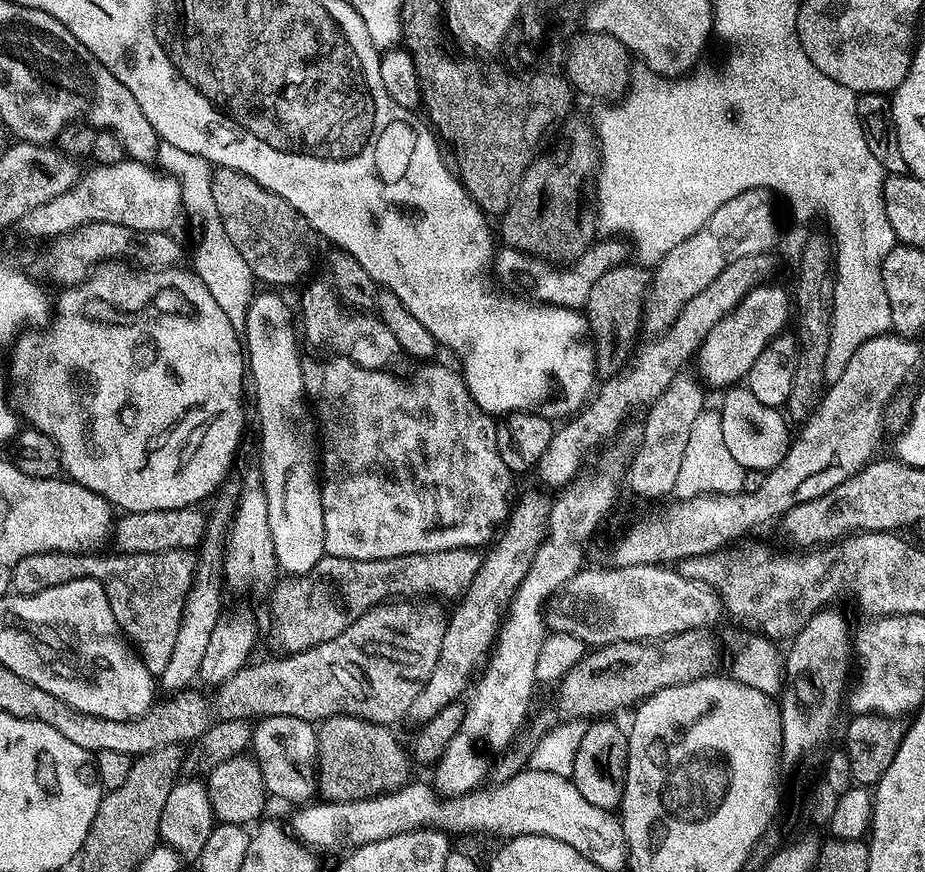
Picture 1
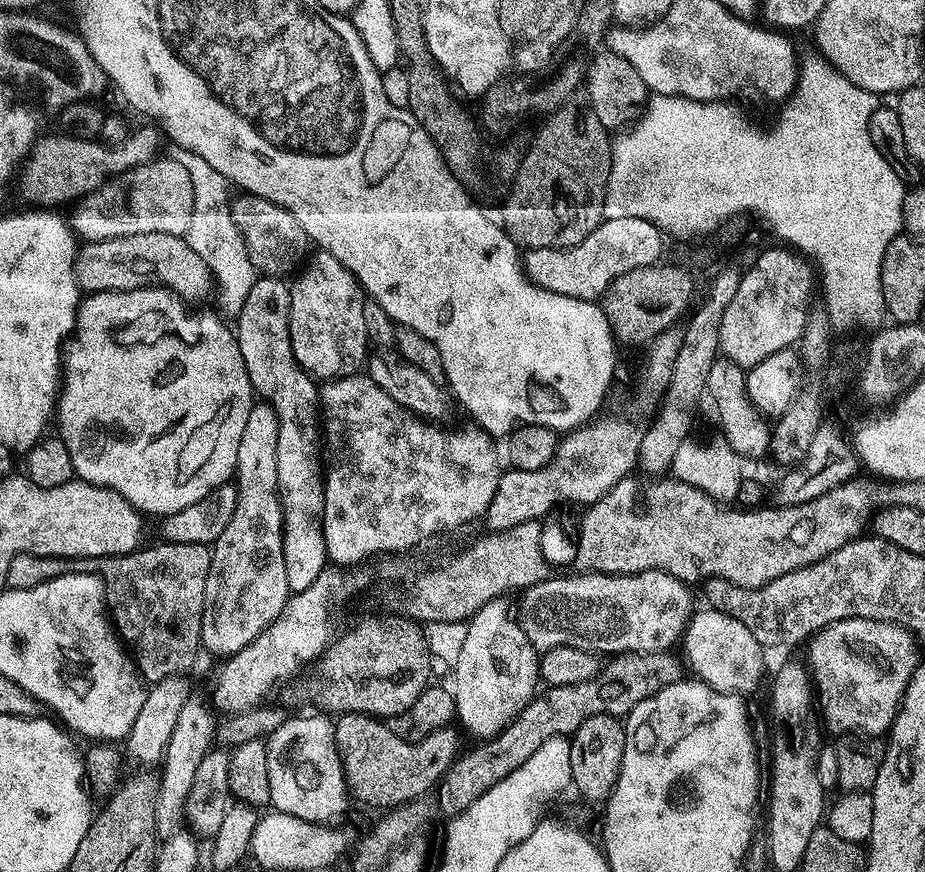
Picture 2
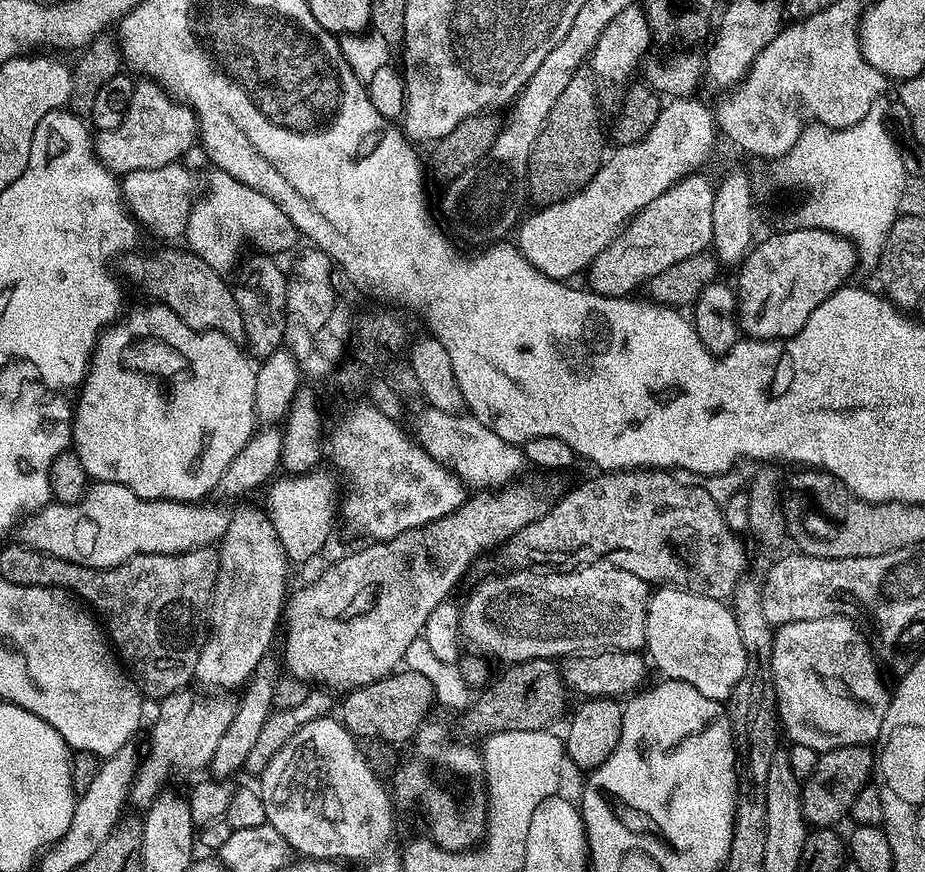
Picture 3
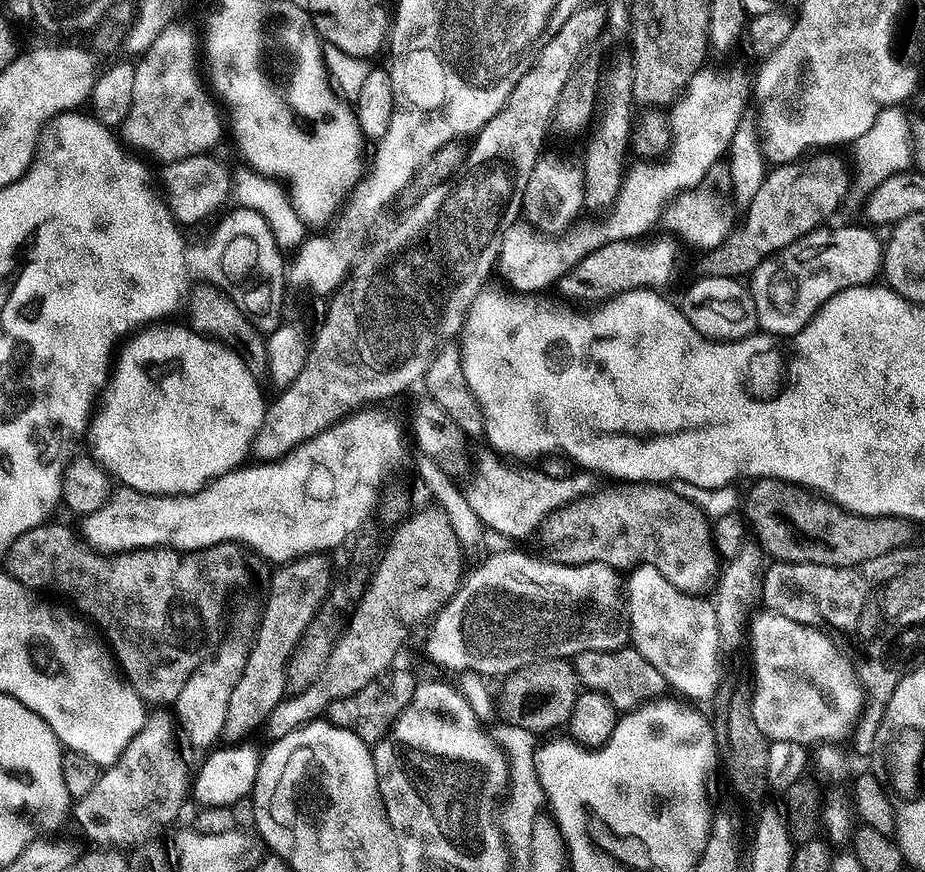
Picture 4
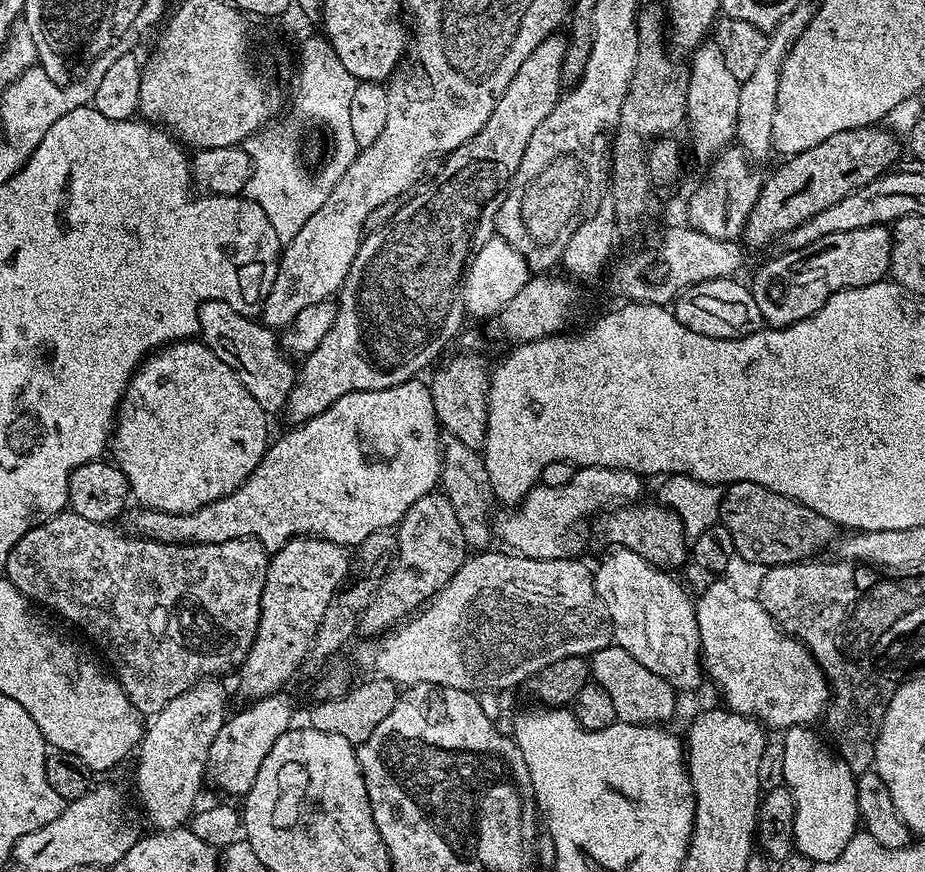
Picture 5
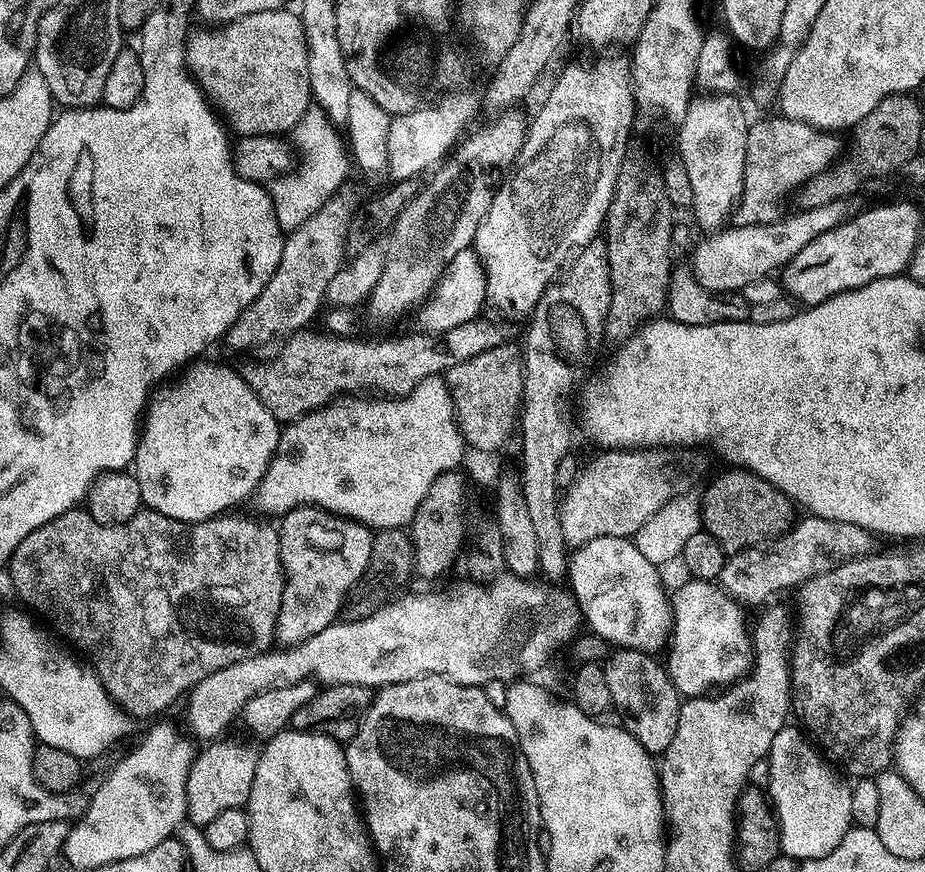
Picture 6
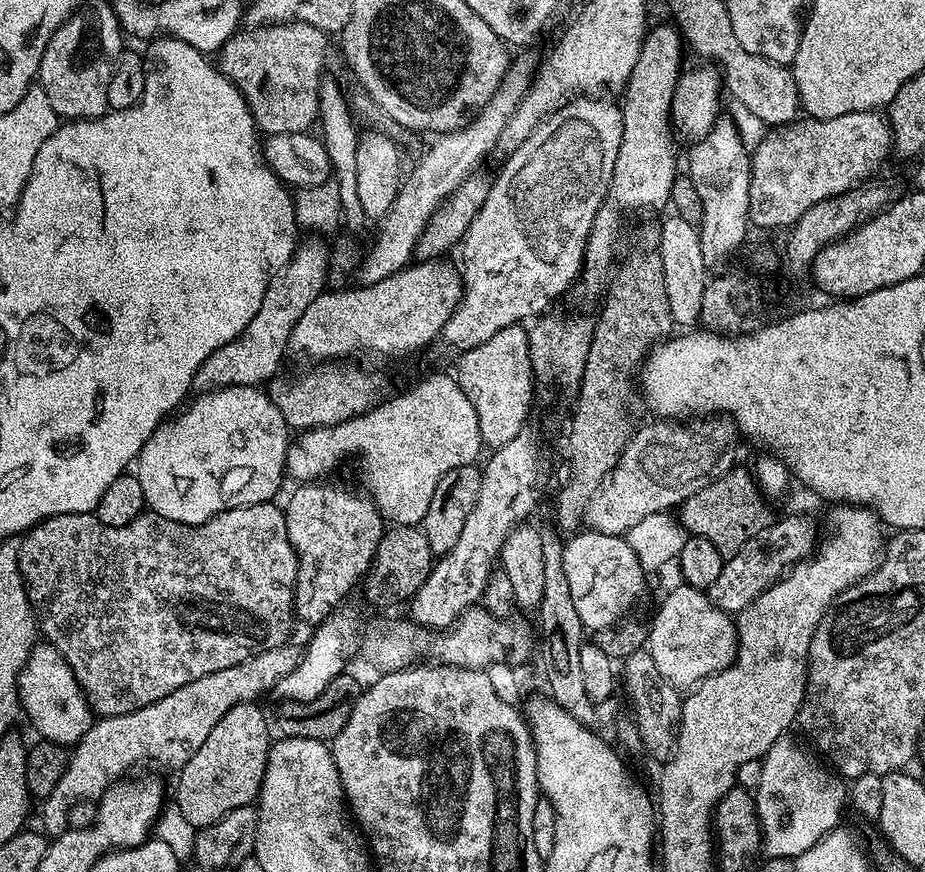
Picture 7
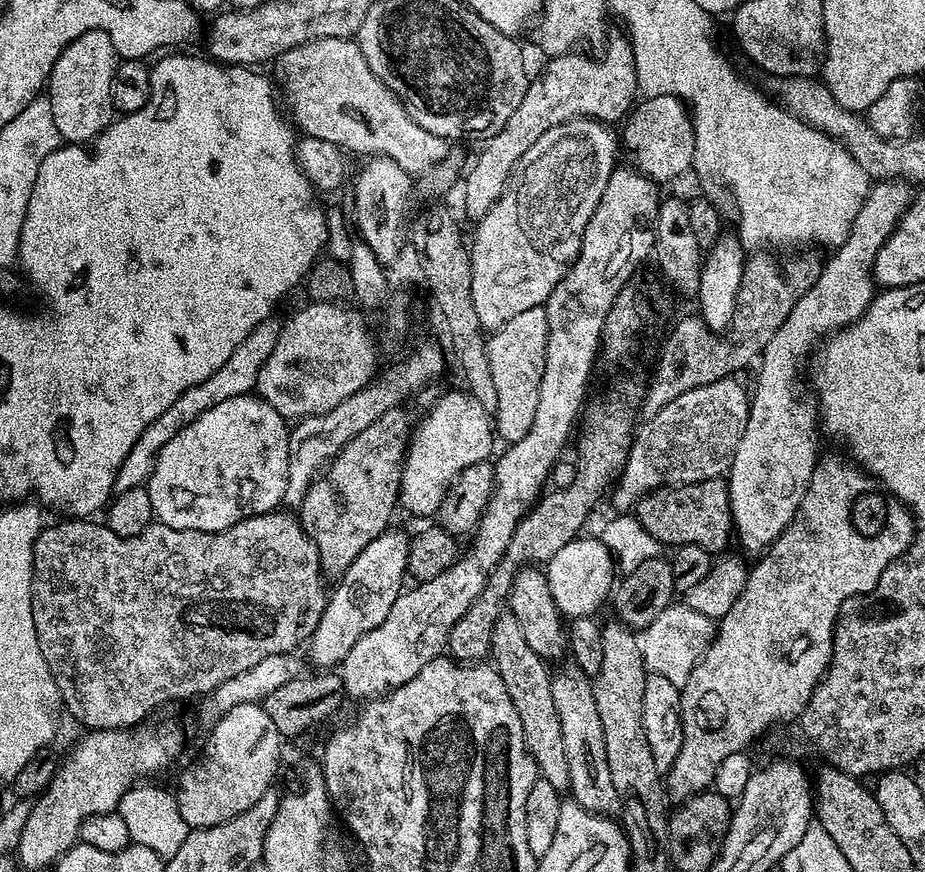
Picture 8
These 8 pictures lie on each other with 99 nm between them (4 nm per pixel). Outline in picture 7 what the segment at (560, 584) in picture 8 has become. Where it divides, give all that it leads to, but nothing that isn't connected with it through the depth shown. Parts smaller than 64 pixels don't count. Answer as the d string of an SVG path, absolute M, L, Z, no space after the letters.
M591 530L575 533L564 545L562 570L566 570L566 582L570 582L574 610L578 610L578 618L588 630L615 624L644 592L646 573L624 536Z

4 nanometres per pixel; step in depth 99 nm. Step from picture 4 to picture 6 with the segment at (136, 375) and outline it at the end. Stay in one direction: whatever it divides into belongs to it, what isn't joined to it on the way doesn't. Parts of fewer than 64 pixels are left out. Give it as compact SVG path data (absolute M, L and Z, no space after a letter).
M208 358L187 365L179 375L161 383L149 395L136 441L134 475L142 490L143 507L187 524L210 520L235 509L232 507L247 496L249 499L270 466L282 431L235 367L227 368L204 359Z

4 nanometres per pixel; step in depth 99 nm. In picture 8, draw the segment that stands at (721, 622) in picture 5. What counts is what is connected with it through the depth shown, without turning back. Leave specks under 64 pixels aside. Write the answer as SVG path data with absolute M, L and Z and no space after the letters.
M673 602L662 610L654 622L639 633L638 639L644 666L653 676L667 678L678 689L690 678L692 668L704 656L714 635L714 621L698 610L690 610L683 602Z

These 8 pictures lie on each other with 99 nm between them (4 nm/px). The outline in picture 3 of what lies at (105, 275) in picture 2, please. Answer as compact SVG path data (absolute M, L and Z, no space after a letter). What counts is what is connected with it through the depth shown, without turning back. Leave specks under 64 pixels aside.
M160 246L157 252L140 252L141 250L129 250L119 257L118 264L124 271L124 276L132 284L140 284L140 288L144 292L149 292L153 301L165 304L170 310L174 310L174 314L178 314L178 318L182 318L182 322L186 322L186 326L190 326L195 332L221 332L226 334L226 338L237 342L243 341L243 314L239 309L236 301L236 293L233 286L227 284L225 277L216 272L210 266L198 257L187 247L172 248L176 246Z

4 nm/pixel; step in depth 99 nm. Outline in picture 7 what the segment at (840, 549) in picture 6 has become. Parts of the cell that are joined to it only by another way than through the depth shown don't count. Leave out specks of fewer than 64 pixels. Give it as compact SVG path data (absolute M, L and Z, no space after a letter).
M788 516L785 520L777 519L762 534L758 534L750 542L746 542L738 550L738 554L727 557L722 566L722 574L718 574L714 586L706 589L710 602L714 602L714 606L718 606L724 612L729 614L739 614L746 606L750 606L750 602L754 602L754 598L758 598L766 589L776 583L789 568L794 567L802 560L808 559L818 547L818 535L816 536L816 528L804 516Z

